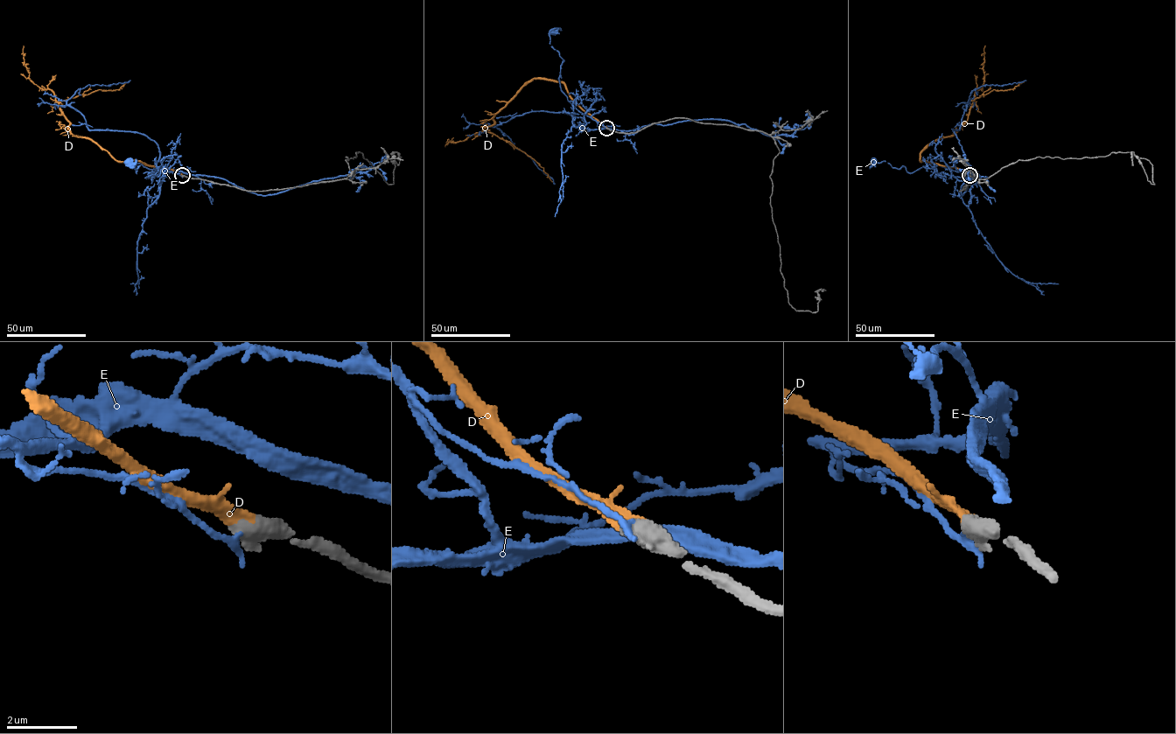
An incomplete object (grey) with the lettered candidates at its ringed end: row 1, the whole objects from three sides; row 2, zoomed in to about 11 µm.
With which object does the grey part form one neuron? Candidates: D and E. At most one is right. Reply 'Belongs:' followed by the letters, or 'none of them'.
Belongs: D

